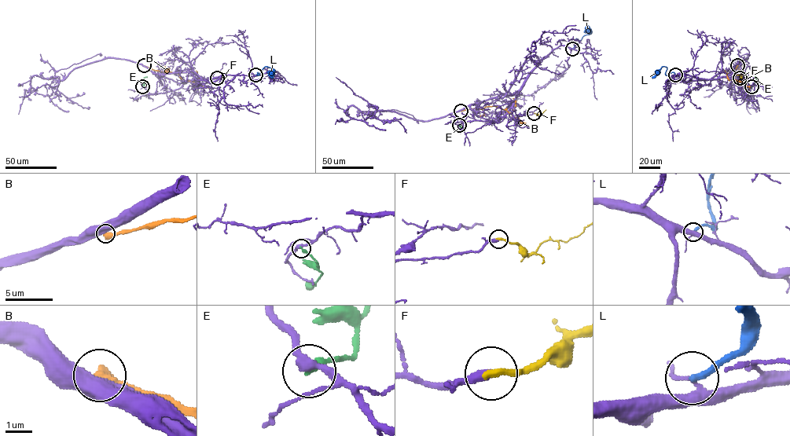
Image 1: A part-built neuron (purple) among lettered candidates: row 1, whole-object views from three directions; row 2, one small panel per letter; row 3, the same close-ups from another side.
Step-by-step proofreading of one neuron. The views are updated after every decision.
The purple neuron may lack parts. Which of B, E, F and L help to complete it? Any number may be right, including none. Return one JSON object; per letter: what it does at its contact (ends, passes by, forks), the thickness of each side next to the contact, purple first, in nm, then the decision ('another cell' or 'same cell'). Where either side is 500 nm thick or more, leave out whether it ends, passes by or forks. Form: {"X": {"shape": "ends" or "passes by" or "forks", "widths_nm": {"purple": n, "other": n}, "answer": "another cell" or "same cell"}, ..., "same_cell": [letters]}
{"B": {"widths_nm": {"purple": 550, "other": 480}, "answer": "another cell"}, "E": {"shape": "ends", "widths_nm": {"purple": 320, "other": 300}, "answer": "another cell"}, "F": {"shape": "ends", "widths_nm": {"purple": 340, "other": 260}, "answer": "same cell"}, "L": {"shape": "ends", "widths_nm": {"purple": 200, "other": 260}, "answer": "another cell"}, "same_cell": ["F"]}

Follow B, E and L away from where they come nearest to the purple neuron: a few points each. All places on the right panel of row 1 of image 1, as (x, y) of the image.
B: (737, 65), (733, 77), (740, 81), (729, 79), (725, 70)
E: (751, 86), (755, 77)
L: (675, 75), (673, 72), (666, 75), (666, 67), (663, 66), (652, 78)

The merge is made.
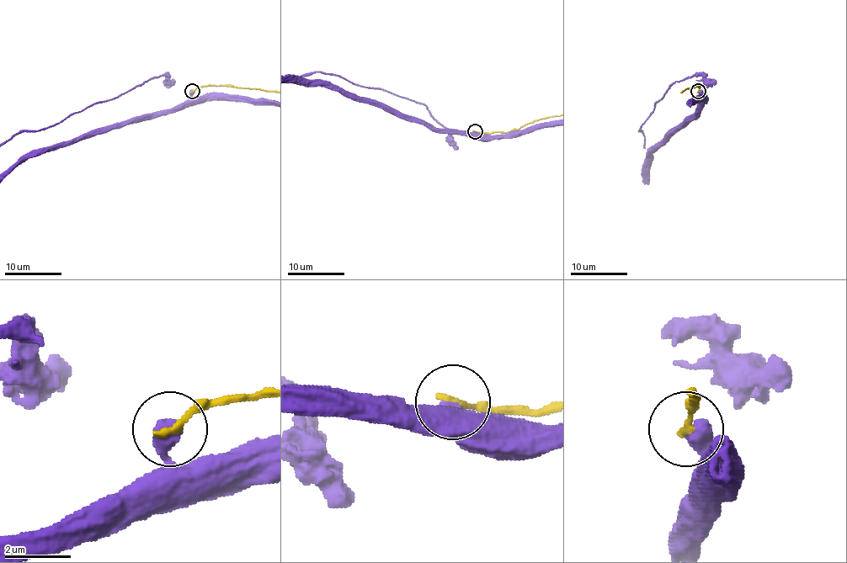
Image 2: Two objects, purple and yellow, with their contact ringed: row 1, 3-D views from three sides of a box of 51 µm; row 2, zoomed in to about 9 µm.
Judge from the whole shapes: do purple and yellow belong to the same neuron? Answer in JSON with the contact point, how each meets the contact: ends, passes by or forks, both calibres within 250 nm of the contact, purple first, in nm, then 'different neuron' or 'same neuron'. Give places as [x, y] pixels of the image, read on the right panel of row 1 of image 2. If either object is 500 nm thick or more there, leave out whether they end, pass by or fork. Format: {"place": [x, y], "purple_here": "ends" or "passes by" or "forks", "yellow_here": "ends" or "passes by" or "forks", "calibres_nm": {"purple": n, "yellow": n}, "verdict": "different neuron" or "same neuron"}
{"place": [698, 91], "calibres_nm": {"purple": 600, "yellow": 220}, "verdict": "different neuron"}

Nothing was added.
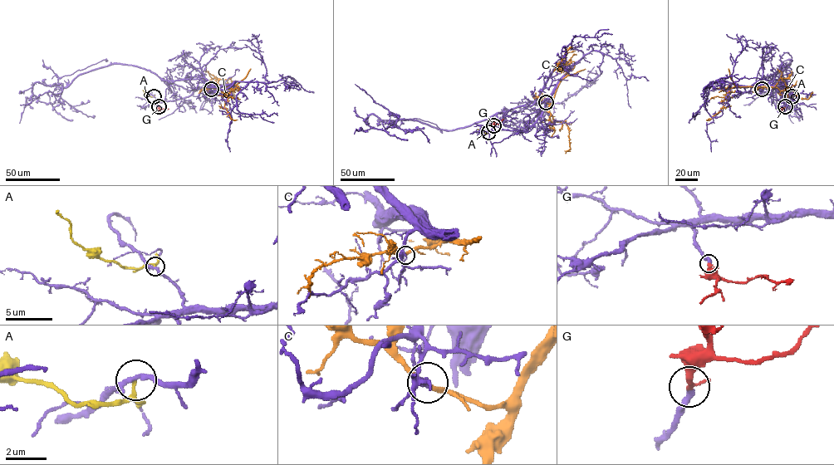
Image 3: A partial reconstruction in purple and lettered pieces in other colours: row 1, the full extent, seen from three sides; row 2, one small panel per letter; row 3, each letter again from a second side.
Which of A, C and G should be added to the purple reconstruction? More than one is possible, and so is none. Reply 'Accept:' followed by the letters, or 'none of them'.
Accept: G

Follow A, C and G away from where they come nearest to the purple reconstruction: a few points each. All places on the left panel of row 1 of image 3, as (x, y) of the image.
A: (154, 96), (147, 95), (143, 90)
C: (211, 88), (233, 86), (228, 95), (224, 107), (231, 118), (237, 119)
G: (159, 106), (169, 109)

